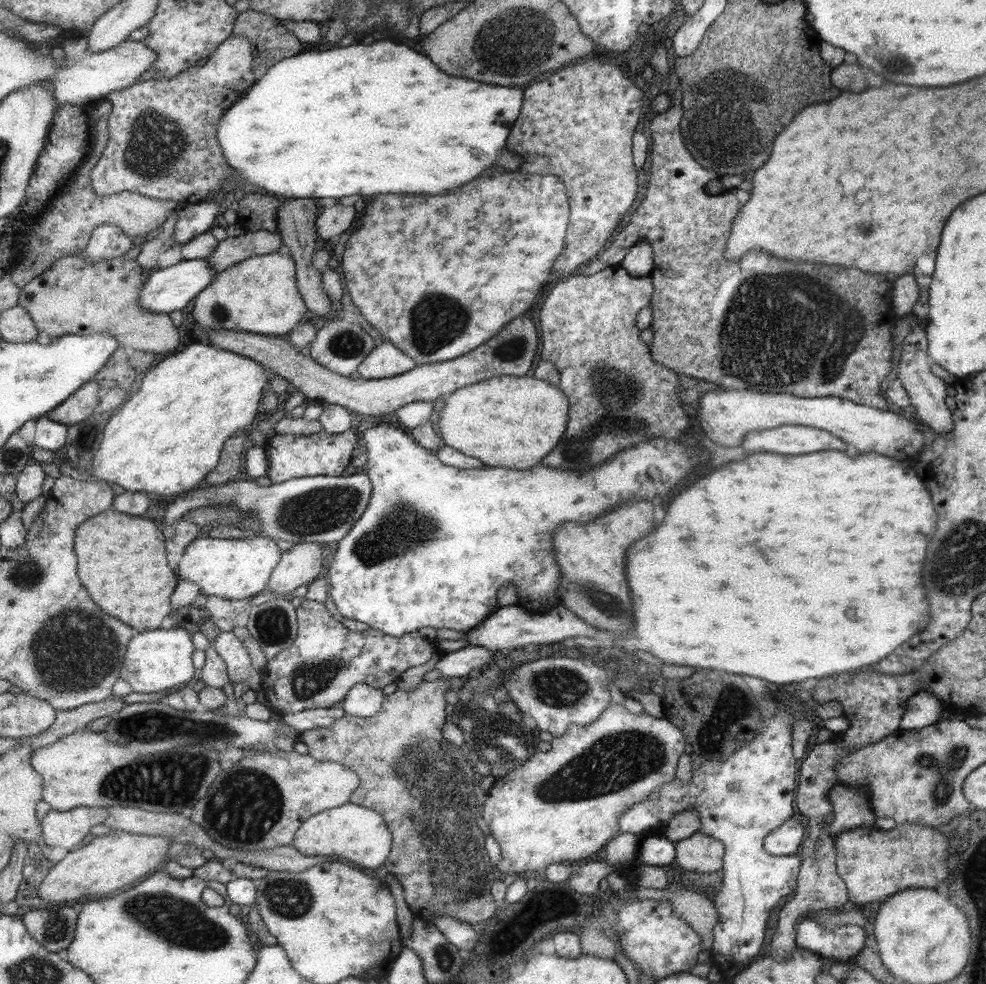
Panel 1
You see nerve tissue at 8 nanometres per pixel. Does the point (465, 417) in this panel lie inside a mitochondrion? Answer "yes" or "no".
no

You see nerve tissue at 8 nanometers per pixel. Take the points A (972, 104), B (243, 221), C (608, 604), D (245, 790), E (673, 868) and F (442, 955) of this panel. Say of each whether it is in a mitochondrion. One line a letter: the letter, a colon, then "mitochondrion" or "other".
A: other
B: other
C: mitochondrion
D: mitochondrion
E: other
F: mitochondrion

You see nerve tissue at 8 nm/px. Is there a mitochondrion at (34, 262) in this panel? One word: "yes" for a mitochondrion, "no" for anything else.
yes

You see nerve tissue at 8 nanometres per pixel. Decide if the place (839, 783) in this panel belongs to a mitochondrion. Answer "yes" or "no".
no

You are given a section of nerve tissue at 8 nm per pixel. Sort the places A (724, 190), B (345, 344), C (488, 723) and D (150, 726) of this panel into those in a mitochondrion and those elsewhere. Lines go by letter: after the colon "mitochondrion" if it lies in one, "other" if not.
A: other
B: mitochondrion
C: mitochondrion
D: mitochondrion

